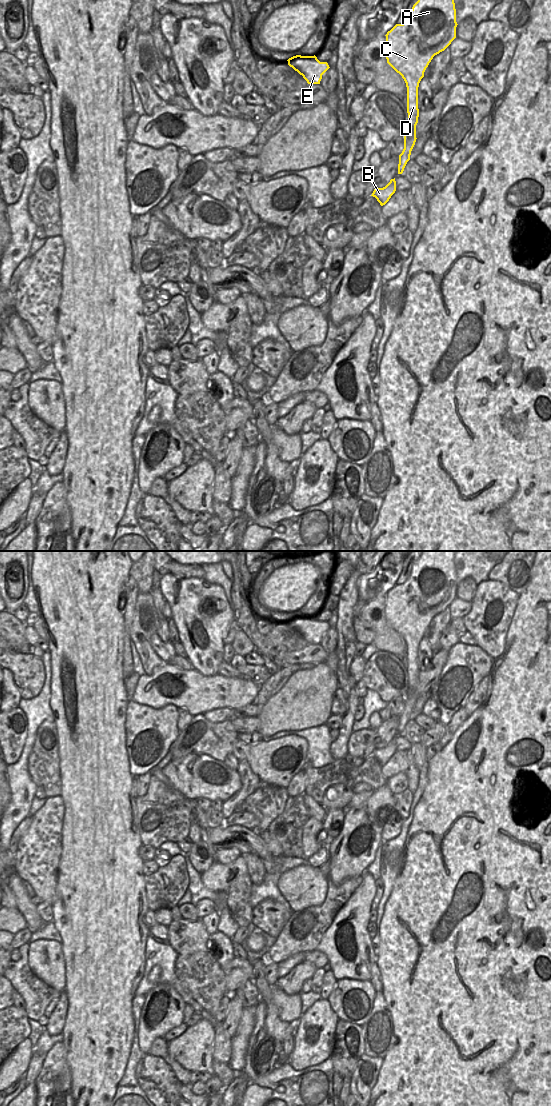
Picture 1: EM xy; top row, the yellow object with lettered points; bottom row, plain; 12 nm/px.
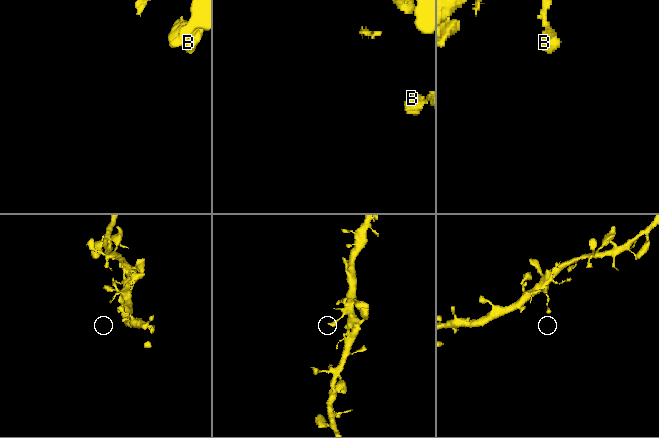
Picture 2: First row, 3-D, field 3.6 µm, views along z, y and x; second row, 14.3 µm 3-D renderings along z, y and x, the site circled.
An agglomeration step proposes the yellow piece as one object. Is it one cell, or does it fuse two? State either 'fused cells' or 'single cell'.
single cell

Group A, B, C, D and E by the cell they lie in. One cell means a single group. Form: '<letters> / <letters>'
A B C D E

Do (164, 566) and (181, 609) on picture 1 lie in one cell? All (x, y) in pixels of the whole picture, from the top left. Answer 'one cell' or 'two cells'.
two cells

